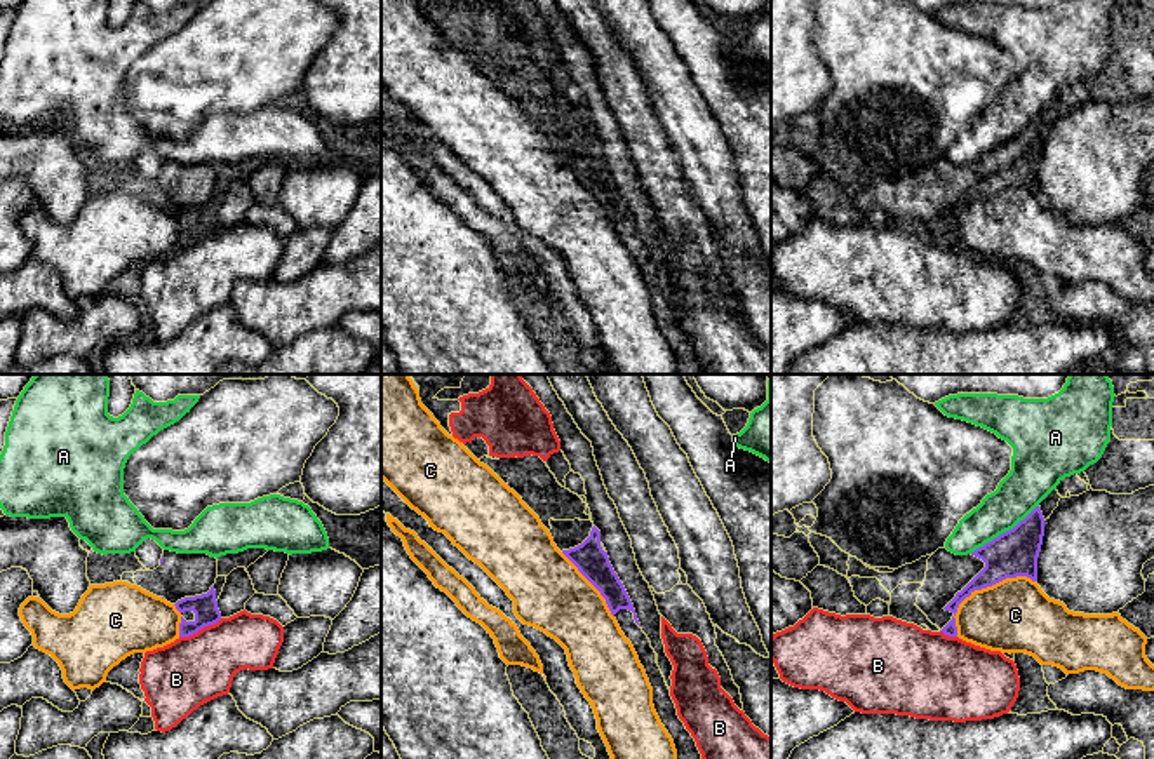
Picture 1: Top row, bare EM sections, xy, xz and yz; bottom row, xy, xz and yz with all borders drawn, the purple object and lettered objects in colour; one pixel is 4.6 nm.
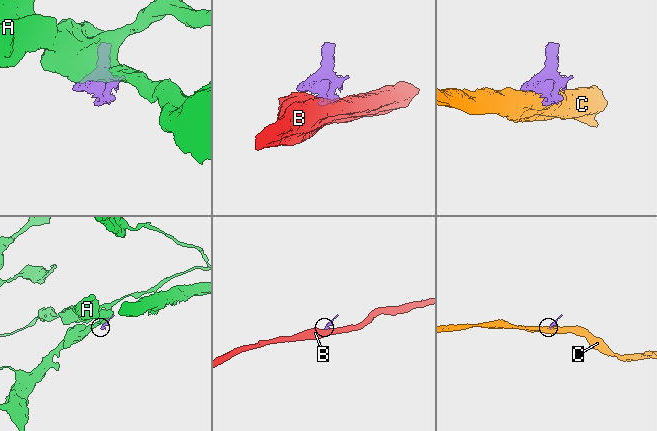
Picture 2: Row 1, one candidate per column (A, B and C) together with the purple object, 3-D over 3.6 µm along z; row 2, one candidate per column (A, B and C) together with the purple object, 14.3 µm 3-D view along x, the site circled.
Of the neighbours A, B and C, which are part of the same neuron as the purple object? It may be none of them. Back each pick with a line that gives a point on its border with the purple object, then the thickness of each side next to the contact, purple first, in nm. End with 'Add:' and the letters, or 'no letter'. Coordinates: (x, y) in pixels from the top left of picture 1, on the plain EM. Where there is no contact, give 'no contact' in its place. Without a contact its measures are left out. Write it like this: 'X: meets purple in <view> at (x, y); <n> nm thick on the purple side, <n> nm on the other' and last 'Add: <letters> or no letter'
Add: no letter

